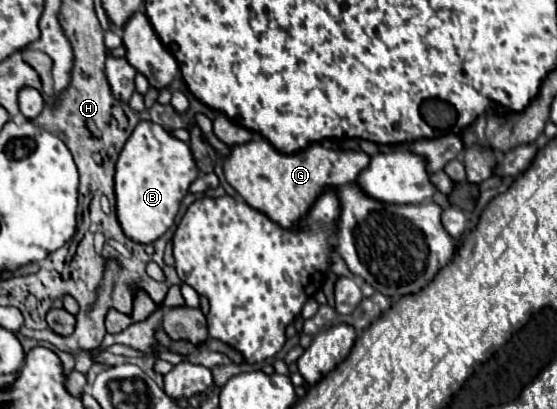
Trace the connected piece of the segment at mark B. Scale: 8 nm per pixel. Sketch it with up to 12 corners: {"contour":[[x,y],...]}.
{"contour":[[140,121],[114,175],[124,235],[172,227],[196,177],[190,147]]}

